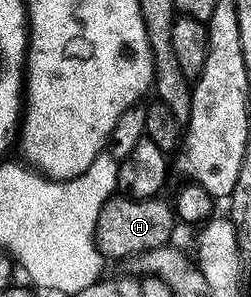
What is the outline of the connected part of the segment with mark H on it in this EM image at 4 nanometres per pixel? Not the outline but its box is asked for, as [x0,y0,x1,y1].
[95,194,177,262]

